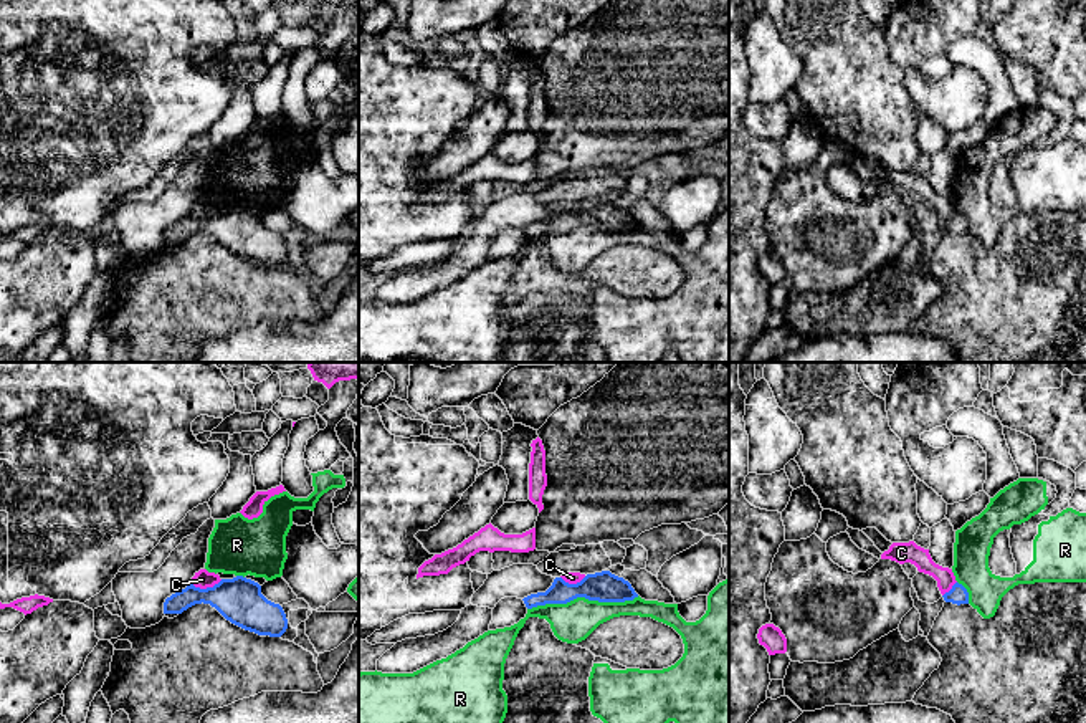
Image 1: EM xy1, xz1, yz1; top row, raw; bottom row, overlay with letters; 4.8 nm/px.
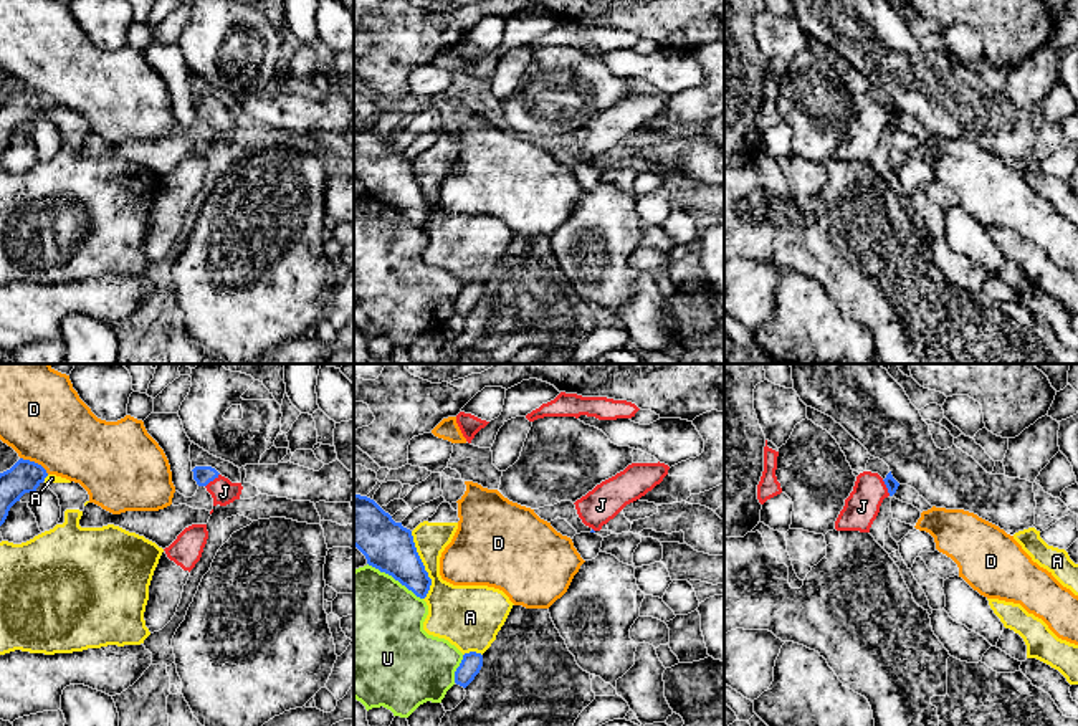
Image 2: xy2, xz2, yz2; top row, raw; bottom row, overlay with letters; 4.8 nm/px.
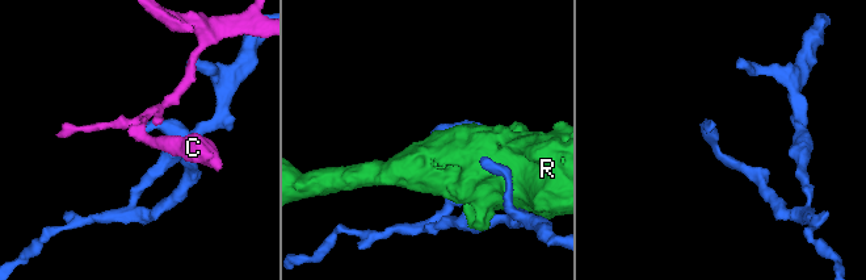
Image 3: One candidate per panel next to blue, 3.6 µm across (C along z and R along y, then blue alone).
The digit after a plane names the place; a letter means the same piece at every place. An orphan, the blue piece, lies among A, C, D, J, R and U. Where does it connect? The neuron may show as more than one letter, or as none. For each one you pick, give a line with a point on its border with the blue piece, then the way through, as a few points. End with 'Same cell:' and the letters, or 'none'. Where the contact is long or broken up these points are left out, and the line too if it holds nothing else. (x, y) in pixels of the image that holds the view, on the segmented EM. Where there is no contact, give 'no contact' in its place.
J: meets blue in xy2 at (212, 480); runs through xy2 (202, 475), (212, 480), (224, 491)
Same cell: J

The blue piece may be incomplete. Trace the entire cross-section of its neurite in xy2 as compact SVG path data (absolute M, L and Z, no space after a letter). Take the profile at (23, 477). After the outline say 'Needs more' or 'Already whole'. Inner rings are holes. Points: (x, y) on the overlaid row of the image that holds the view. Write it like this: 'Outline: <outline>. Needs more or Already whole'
Outline: M23 458L0 473L0 526L5 523L10 508L25 493L35 493L46 476L48 473L41 465Z. Already whole

